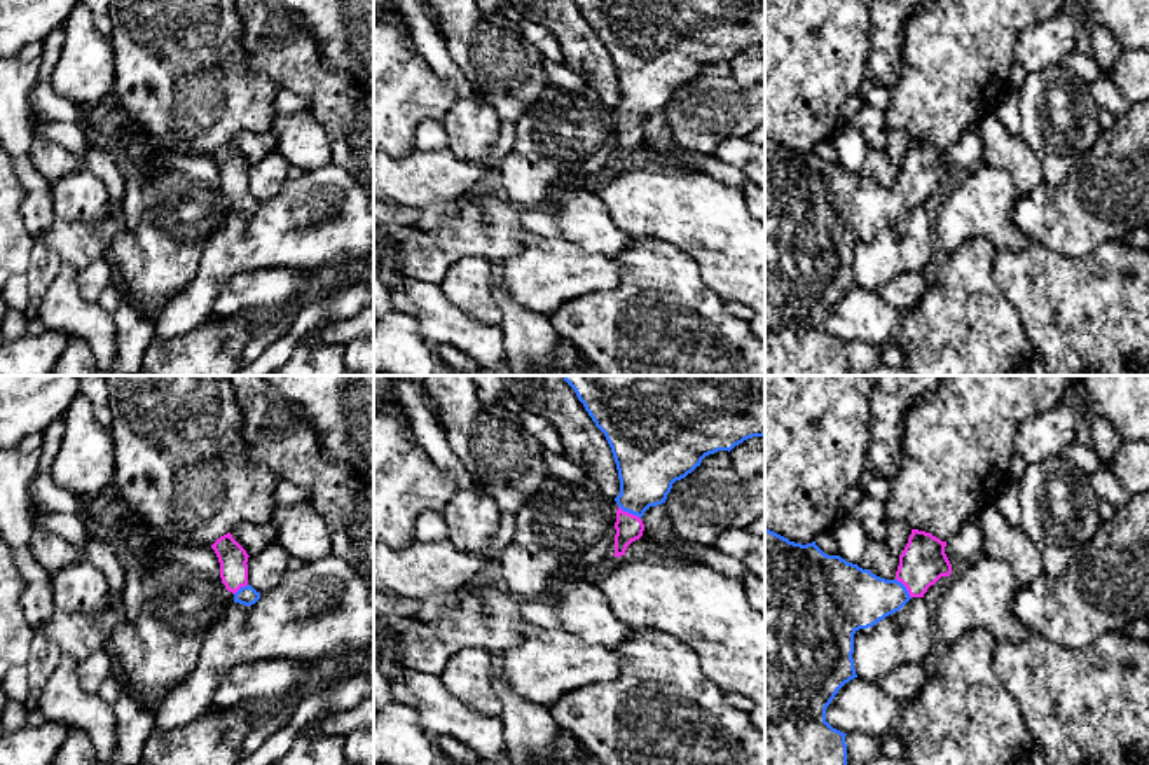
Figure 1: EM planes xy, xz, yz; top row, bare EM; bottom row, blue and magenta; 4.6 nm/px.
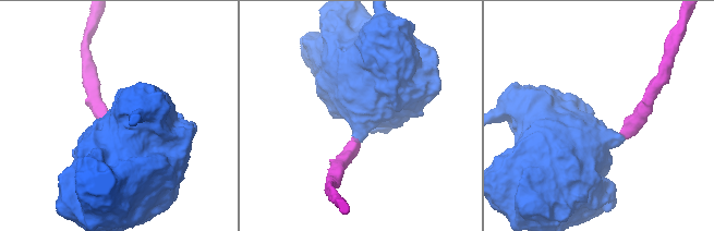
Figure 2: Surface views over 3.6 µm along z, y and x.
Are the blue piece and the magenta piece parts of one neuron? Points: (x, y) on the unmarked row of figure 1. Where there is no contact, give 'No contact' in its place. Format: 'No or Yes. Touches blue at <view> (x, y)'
Yes. Touches blue at xz (629, 121)

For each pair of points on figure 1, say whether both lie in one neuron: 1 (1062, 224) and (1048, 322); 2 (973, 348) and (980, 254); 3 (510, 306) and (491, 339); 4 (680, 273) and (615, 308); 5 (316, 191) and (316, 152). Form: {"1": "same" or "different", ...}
{"1": "different", "2": "same", "3": "different", "4": "same", "5": "different"}

